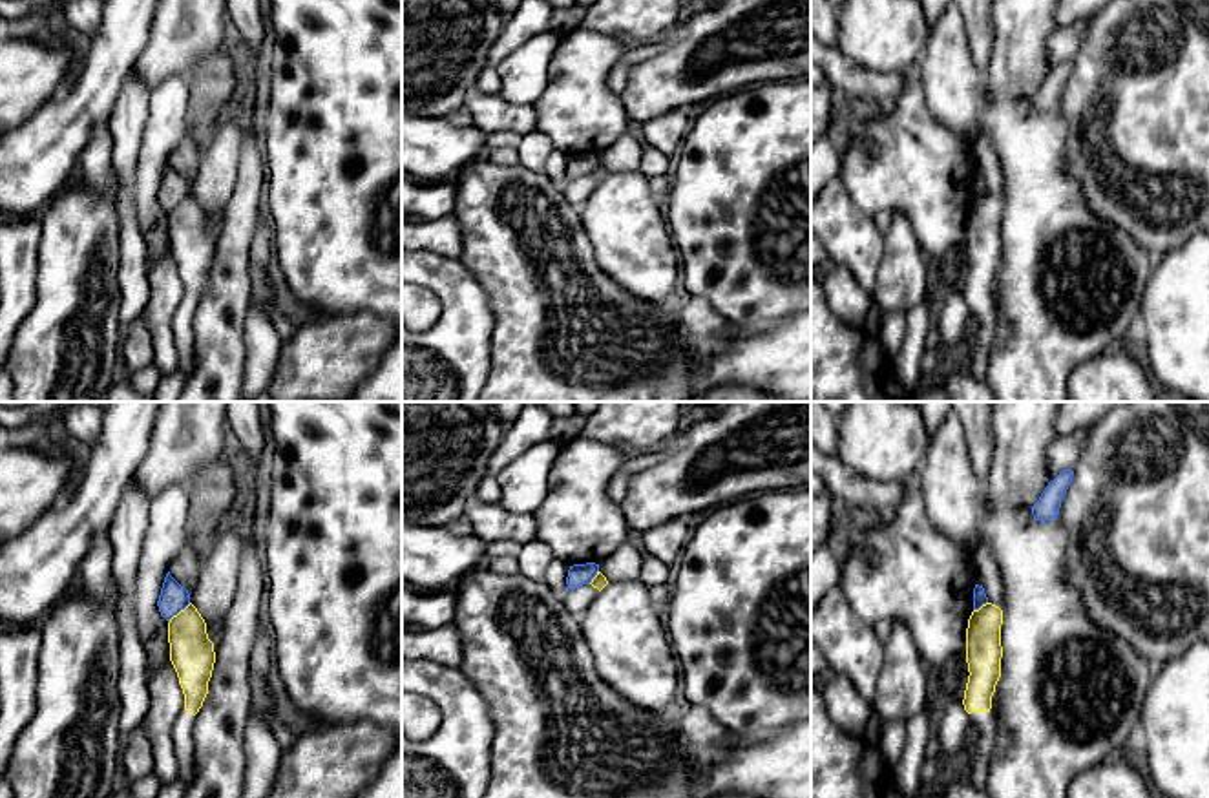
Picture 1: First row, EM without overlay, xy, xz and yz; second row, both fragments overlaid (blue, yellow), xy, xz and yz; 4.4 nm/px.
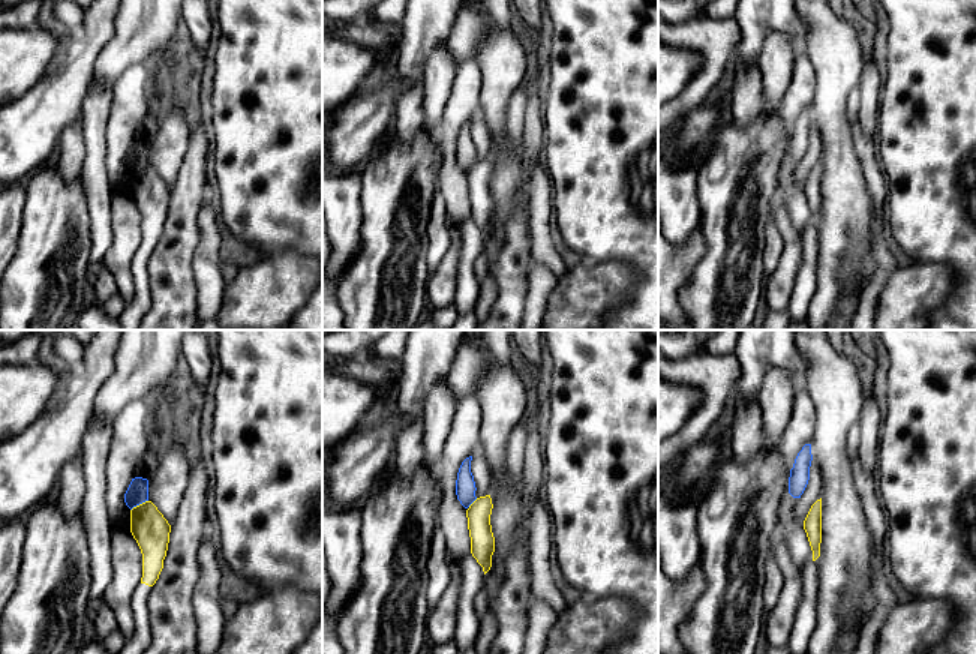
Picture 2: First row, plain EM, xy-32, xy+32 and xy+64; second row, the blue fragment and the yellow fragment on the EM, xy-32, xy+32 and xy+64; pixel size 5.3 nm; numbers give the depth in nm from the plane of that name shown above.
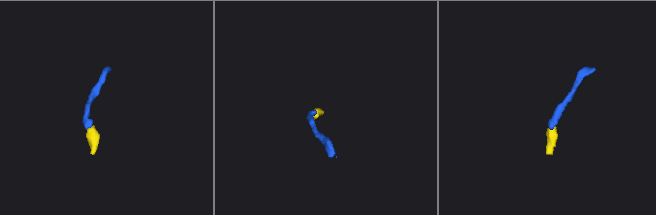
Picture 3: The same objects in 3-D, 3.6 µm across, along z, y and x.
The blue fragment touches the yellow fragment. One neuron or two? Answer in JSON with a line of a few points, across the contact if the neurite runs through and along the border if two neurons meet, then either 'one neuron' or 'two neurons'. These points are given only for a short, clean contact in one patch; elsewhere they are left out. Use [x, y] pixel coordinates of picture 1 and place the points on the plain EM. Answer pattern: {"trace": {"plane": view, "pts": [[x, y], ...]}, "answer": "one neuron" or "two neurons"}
{"trace": {"plane": "xy", "pts": [[190, 194], [168, 214]]}, "answer": "two neurons"}

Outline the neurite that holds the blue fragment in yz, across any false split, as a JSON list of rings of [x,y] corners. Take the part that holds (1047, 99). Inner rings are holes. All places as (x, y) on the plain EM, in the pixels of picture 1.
[[[1065,60],[1054,71],[1048,73],[1039,91],[1032,97],[1032,106],[1036,111],[1057,110],[1061,91],[1072,73],[1074,62]]]

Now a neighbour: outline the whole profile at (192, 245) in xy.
[[[190,194],[168,214],[170,252],[184,285],[184,299],[173,314],[173,338],[179,352],[177,369],[163,376],[152,402],[177,402],[186,380],[192,376],[195,305],[208,285],[216,243],[208,230],[206,214]]]

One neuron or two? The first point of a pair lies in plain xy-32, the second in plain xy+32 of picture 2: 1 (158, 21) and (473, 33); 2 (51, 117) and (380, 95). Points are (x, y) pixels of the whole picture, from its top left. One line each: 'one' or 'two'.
1: one
2: one

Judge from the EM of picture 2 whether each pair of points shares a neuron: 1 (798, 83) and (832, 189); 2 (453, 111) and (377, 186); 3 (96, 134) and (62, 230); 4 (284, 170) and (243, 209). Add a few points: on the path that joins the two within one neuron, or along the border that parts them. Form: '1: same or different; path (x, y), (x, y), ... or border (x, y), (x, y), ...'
1: different; border (816, 72), (816, 90), (810, 107)
2: different; border (440, 129), (438, 170)
3: different; border (80, 173), (89, 213)
4: same; path (275, 180), (254, 201)

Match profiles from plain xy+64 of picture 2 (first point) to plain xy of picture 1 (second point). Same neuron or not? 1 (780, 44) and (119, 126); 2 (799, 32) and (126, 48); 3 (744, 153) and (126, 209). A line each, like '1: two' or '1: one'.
1: one
2: two
3: two

